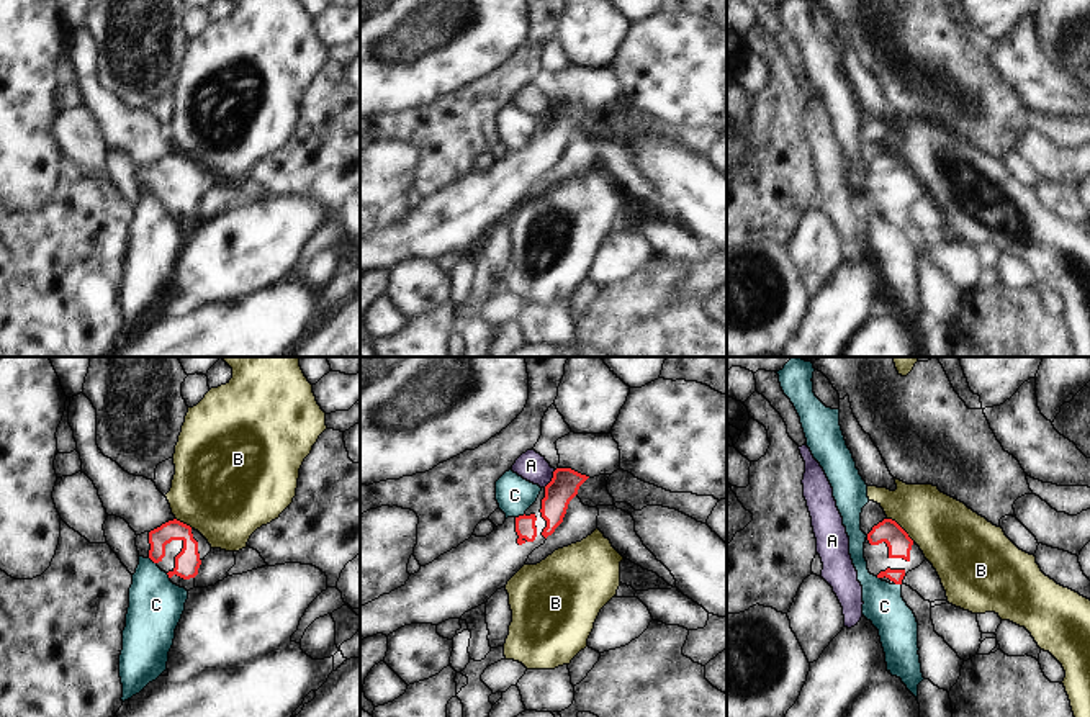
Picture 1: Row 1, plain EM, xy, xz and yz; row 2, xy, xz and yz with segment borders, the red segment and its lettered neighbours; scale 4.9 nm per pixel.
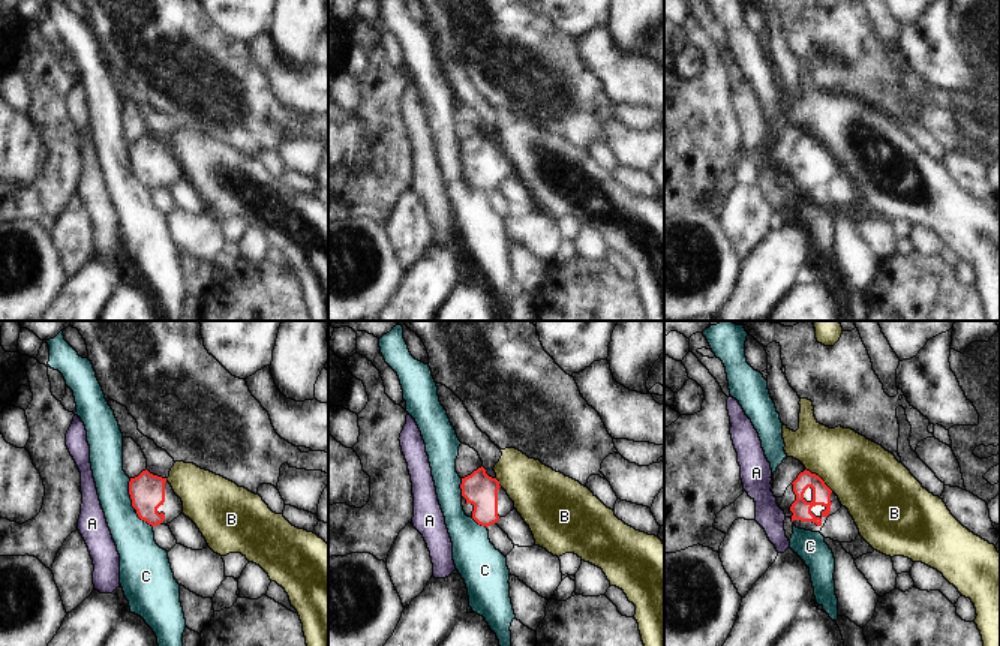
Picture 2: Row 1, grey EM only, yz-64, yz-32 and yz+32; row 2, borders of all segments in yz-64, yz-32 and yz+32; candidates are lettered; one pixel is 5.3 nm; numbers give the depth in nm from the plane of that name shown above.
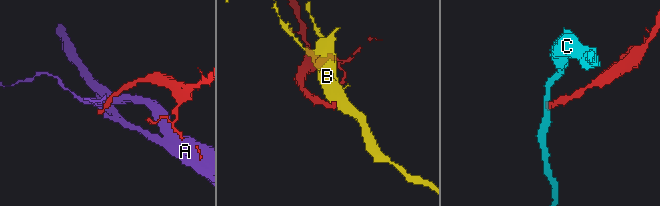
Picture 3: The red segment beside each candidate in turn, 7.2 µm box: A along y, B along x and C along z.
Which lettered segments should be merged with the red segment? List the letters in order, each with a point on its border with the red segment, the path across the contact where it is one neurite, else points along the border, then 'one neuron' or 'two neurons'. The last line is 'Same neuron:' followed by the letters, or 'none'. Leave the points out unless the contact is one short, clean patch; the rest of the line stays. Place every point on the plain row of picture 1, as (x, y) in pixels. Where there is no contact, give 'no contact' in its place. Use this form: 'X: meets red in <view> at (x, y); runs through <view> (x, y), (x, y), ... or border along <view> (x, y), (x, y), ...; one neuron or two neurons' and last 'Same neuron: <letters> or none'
A: meets red in xz at (552, 112); two neurons
B: meets red in yz at (900, 161); border along yz (887, 151), (914, 174); two neurons
C: meets red in xz at (519, 149); border along xz (524, 146), (516, 151); two neurons
Same neuron: none

